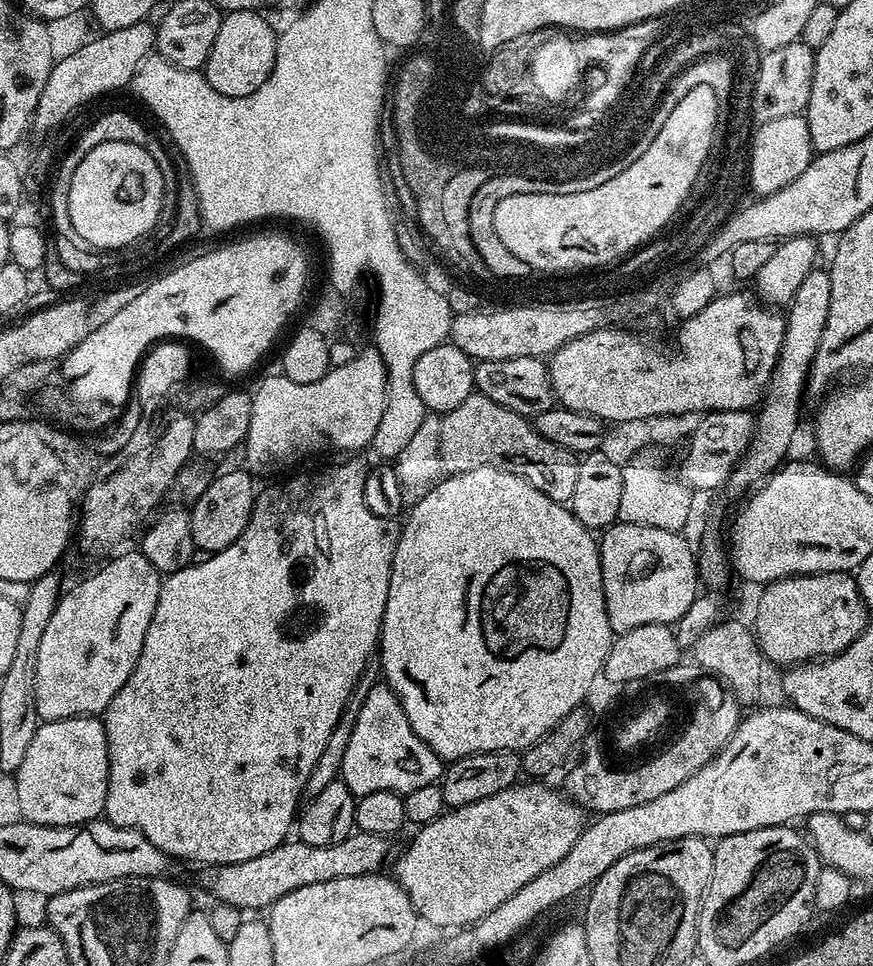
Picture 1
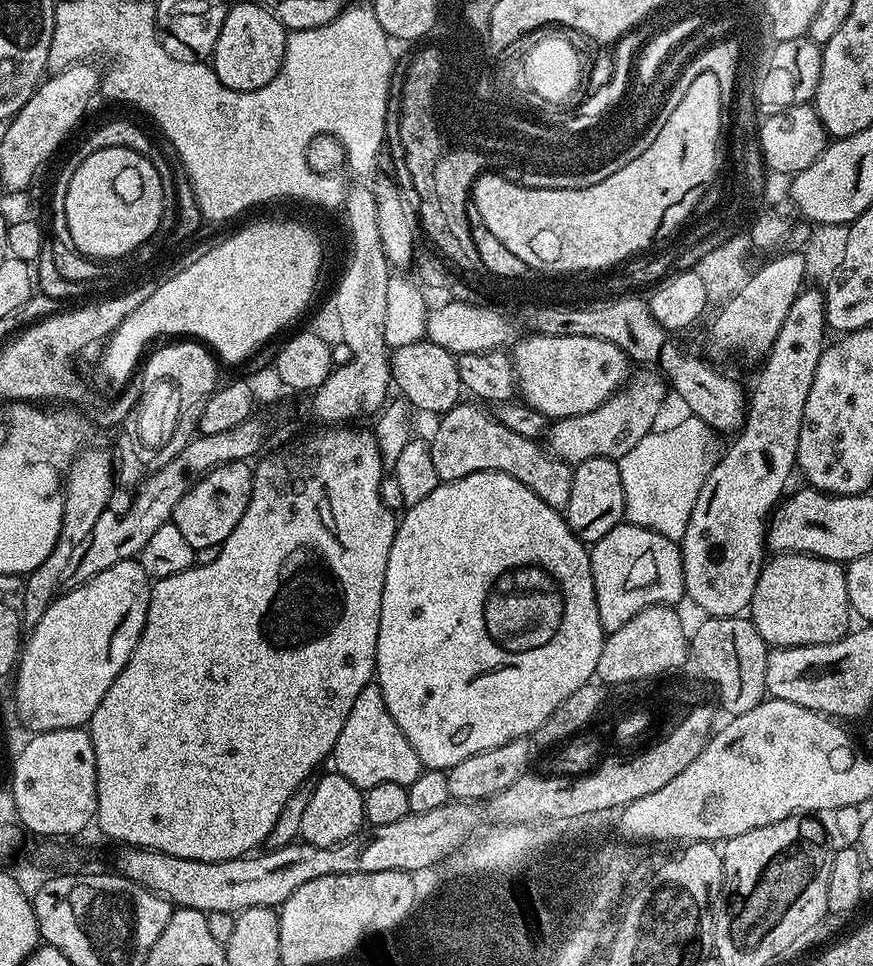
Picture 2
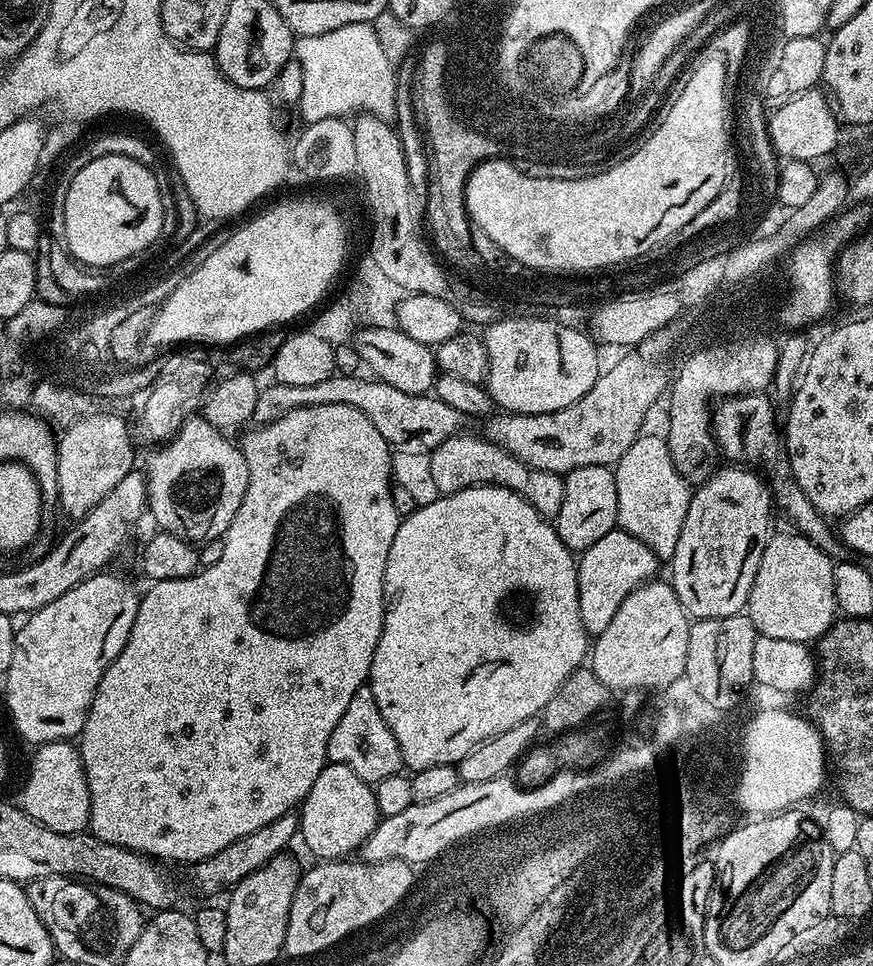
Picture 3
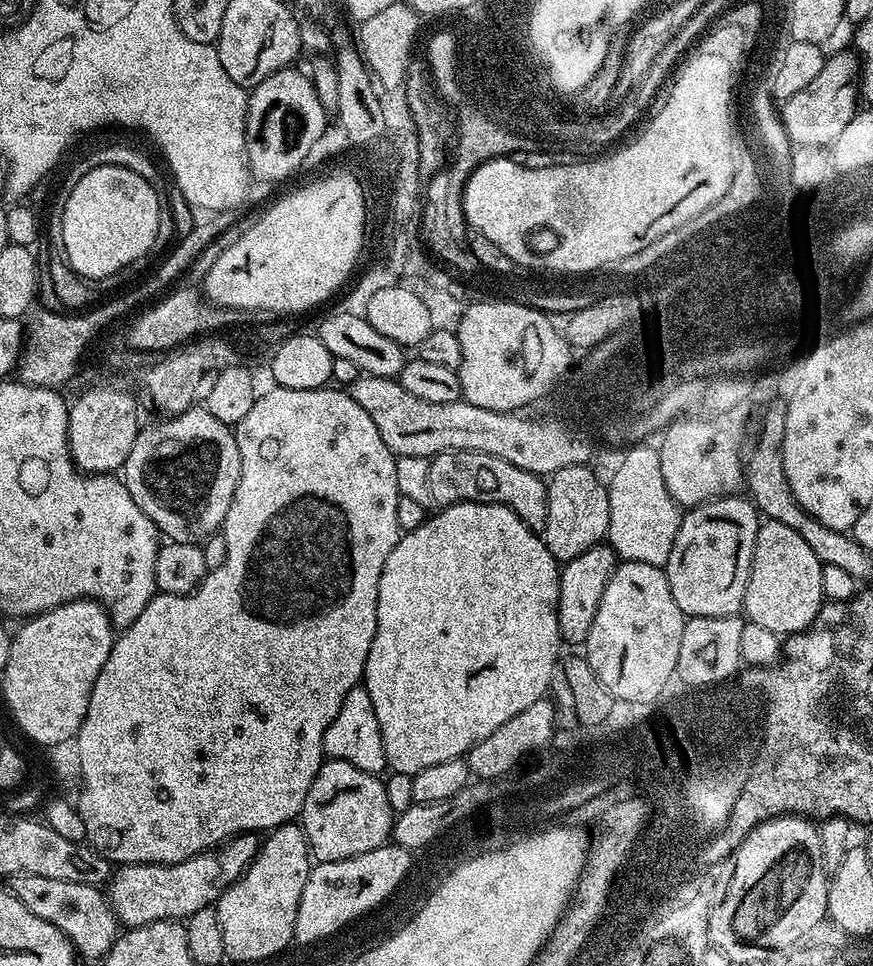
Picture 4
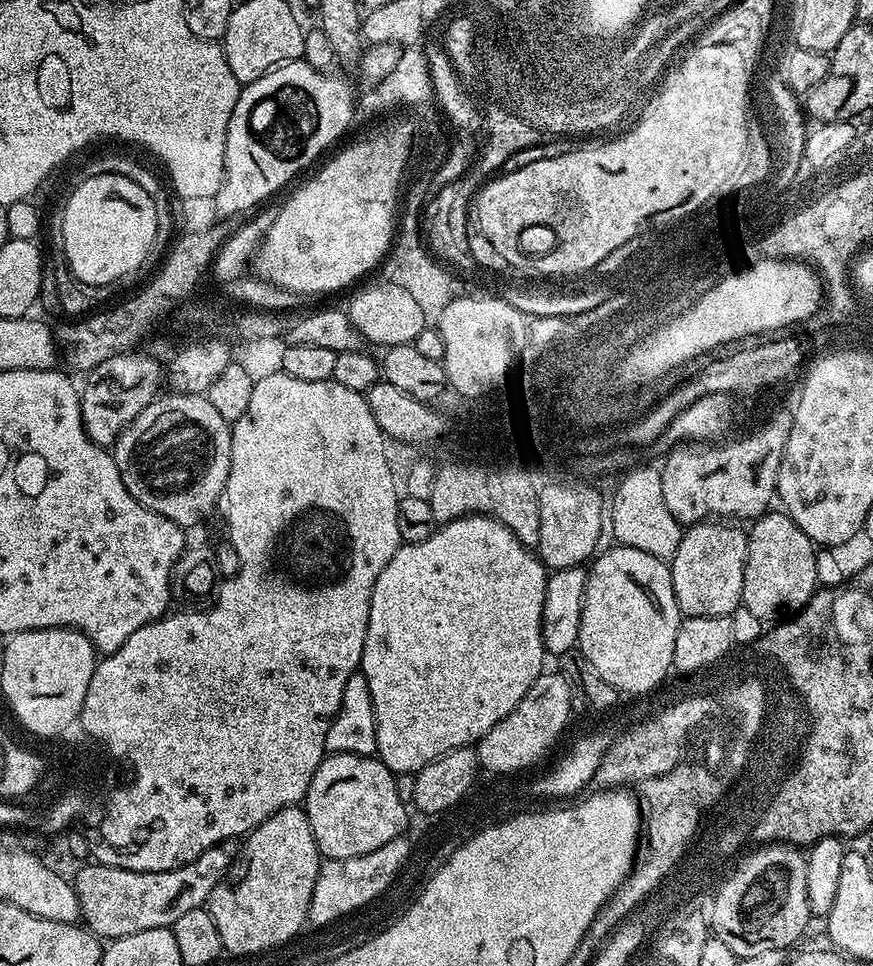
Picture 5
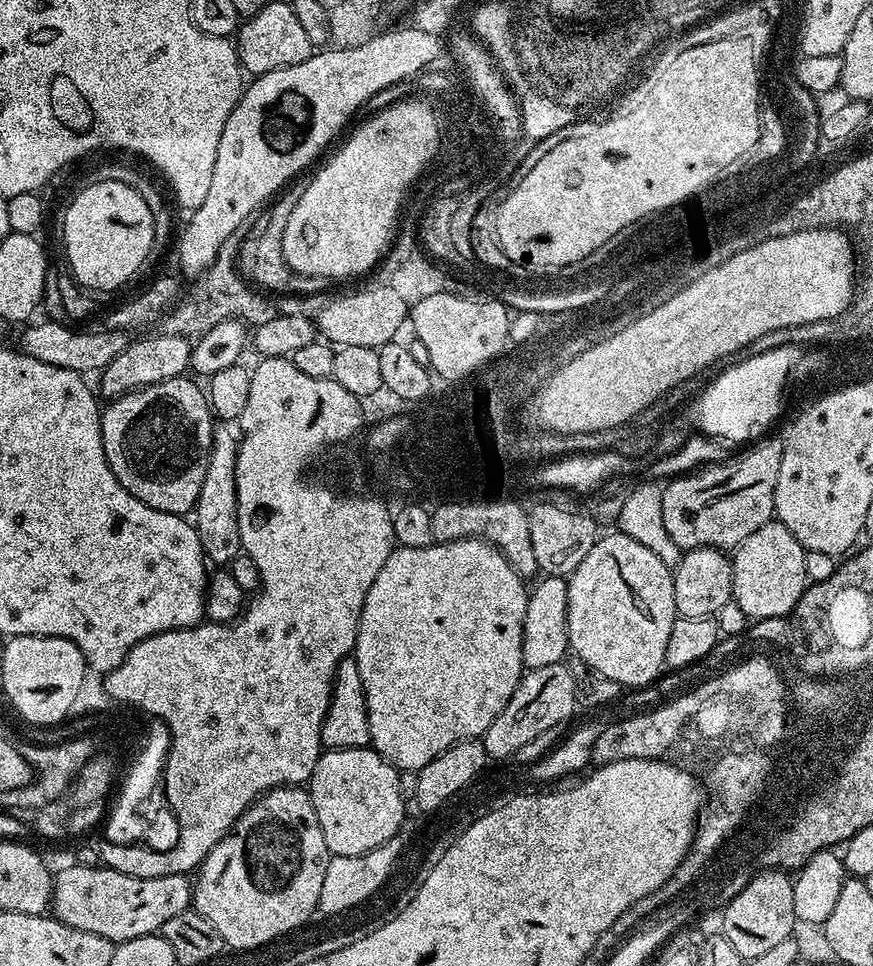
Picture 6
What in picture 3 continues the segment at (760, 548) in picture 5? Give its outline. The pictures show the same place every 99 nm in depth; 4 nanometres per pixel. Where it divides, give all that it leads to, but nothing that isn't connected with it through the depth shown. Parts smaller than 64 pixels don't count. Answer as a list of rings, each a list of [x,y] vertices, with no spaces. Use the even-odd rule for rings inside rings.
[[[795,531],[769,535],[762,550],[758,572],[750,588],[746,615],[756,628],[757,633],[766,638],[786,638],[786,642],[808,644],[819,641],[820,637],[832,627],[838,616],[834,598],[834,560],[827,556],[814,542],[810,542]]]

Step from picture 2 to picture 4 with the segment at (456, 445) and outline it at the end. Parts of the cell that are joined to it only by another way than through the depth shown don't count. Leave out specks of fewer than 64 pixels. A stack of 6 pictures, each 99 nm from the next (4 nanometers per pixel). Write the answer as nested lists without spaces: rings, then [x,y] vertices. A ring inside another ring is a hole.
[[[438,453],[429,459],[429,488],[432,504],[440,508],[463,504],[465,500],[473,500],[479,504],[501,504],[514,510],[514,514],[518,514],[518,518],[522,518],[522,522],[526,522],[526,526],[530,526],[537,534],[543,533],[550,511],[545,477],[536,476],[518,466],[510,466],[510,462],[494,458],[494,454]]]

